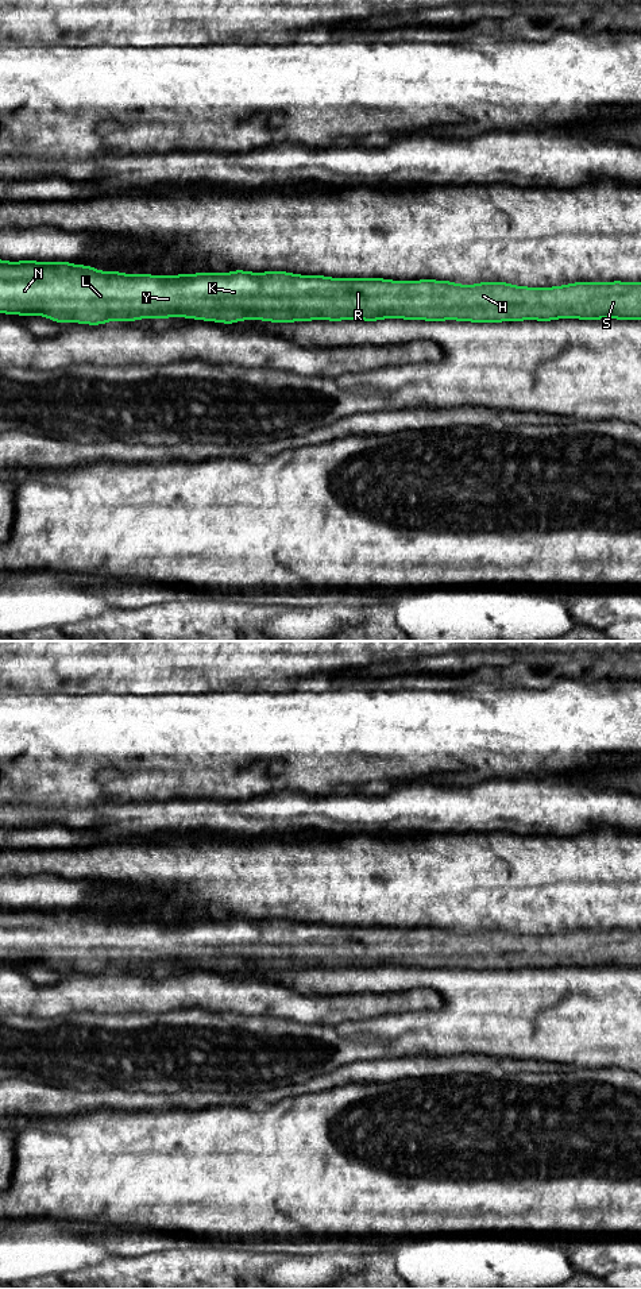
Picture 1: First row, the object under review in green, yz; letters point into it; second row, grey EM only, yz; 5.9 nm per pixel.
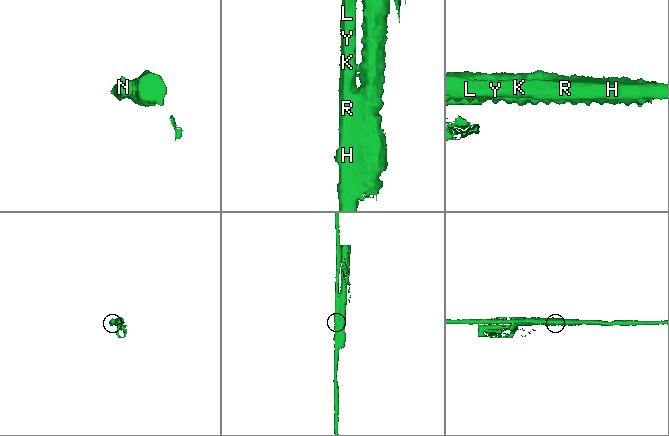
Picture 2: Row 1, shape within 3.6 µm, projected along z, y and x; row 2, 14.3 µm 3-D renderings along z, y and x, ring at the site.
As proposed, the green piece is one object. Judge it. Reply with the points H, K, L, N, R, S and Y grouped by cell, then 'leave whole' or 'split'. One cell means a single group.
H K L N R S Y | leave whole

